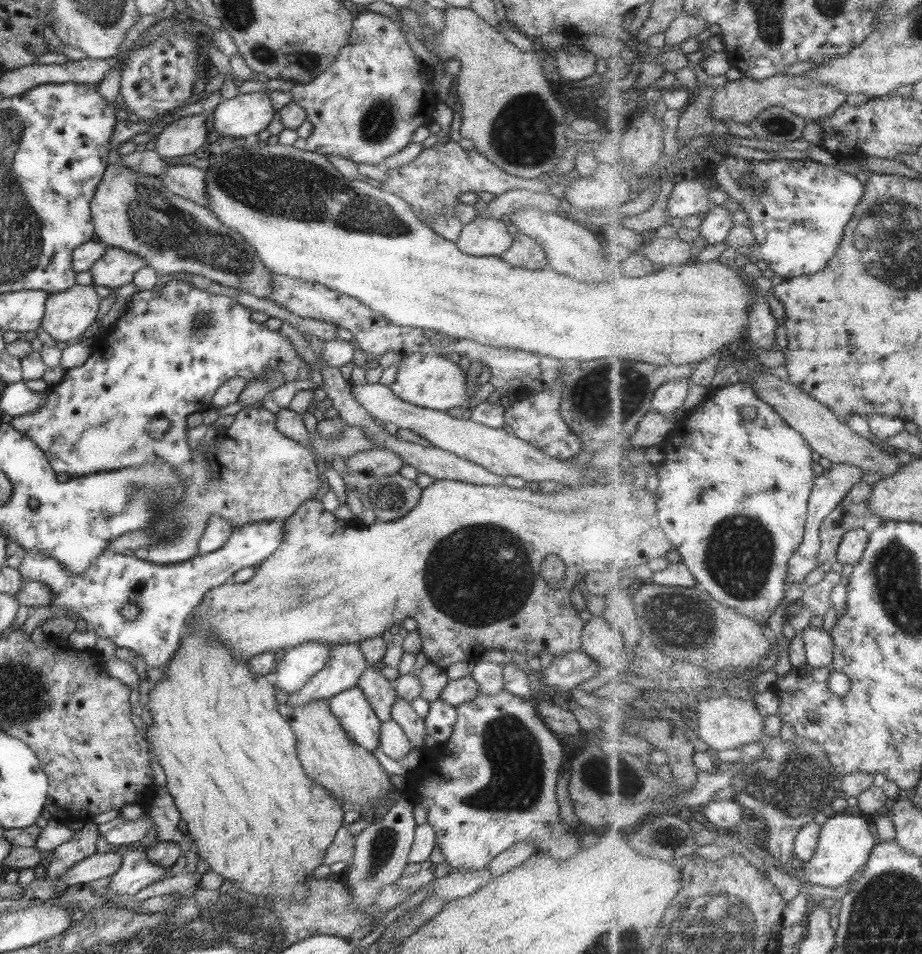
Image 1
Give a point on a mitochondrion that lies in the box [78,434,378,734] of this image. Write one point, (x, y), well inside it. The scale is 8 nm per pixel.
(114, 503)

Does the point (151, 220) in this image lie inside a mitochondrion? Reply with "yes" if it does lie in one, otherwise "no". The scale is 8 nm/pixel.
yes

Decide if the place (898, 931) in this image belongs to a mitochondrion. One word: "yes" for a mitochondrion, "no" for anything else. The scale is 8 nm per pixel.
yes

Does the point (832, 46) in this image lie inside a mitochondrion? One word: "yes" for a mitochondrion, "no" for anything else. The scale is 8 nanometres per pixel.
no

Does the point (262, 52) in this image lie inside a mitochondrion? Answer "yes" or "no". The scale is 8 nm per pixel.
yes

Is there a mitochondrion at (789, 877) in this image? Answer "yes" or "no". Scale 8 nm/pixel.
no

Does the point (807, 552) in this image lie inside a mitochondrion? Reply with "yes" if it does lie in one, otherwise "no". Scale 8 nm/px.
no

